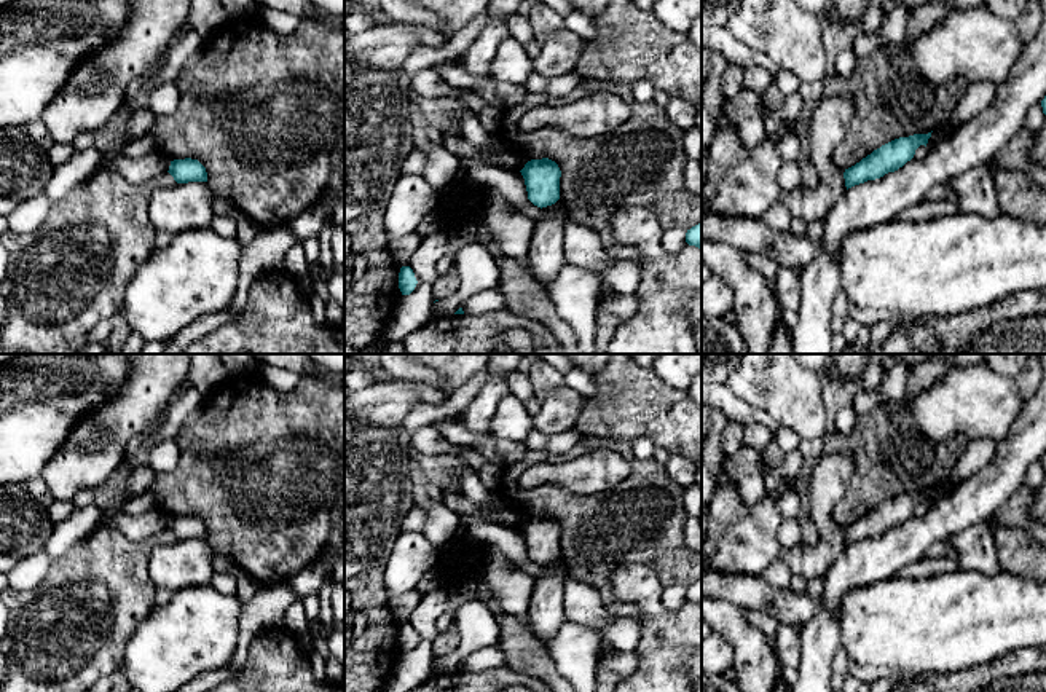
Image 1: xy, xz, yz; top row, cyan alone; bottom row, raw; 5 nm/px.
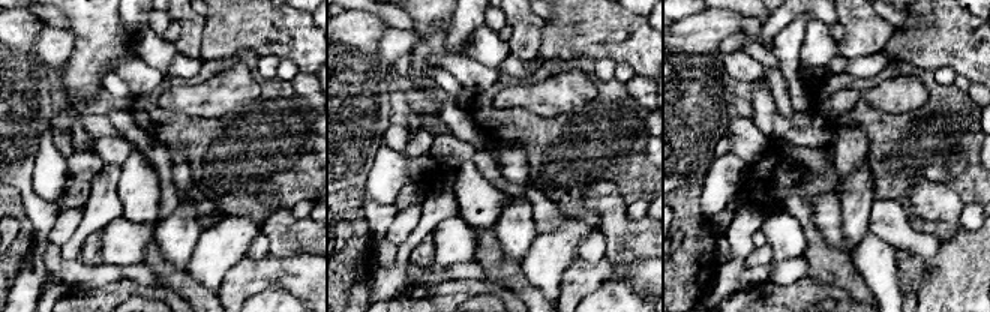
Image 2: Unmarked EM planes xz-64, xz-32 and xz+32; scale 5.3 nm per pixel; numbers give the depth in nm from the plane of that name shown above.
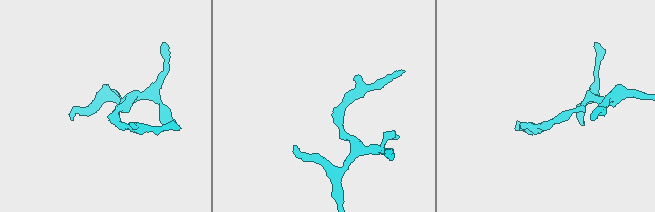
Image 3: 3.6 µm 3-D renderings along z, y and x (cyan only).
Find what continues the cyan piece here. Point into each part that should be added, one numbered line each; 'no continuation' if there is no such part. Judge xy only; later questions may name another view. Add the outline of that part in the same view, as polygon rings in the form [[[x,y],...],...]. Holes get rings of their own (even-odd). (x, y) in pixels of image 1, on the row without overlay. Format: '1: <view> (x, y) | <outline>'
no continuation

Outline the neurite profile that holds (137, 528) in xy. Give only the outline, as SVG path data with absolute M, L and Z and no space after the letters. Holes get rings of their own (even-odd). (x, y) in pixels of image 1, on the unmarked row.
M150 510L144 515L120 513L113 517L102 517L94 531L104 526L120 529L128 539L142 542L169 528L171 518L159 512Z

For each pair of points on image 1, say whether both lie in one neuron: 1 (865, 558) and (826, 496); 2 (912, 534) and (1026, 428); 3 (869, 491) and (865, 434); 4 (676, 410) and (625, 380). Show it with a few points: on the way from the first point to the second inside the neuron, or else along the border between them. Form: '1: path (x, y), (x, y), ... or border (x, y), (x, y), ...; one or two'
1: border (847, 547), (823, 576); two
2: path (944, 518), (963, 507), (1011, 460); one
3: path (869, 477), (869, 448); one
4: path (665, 404), (649, 404), (638, 393); one

